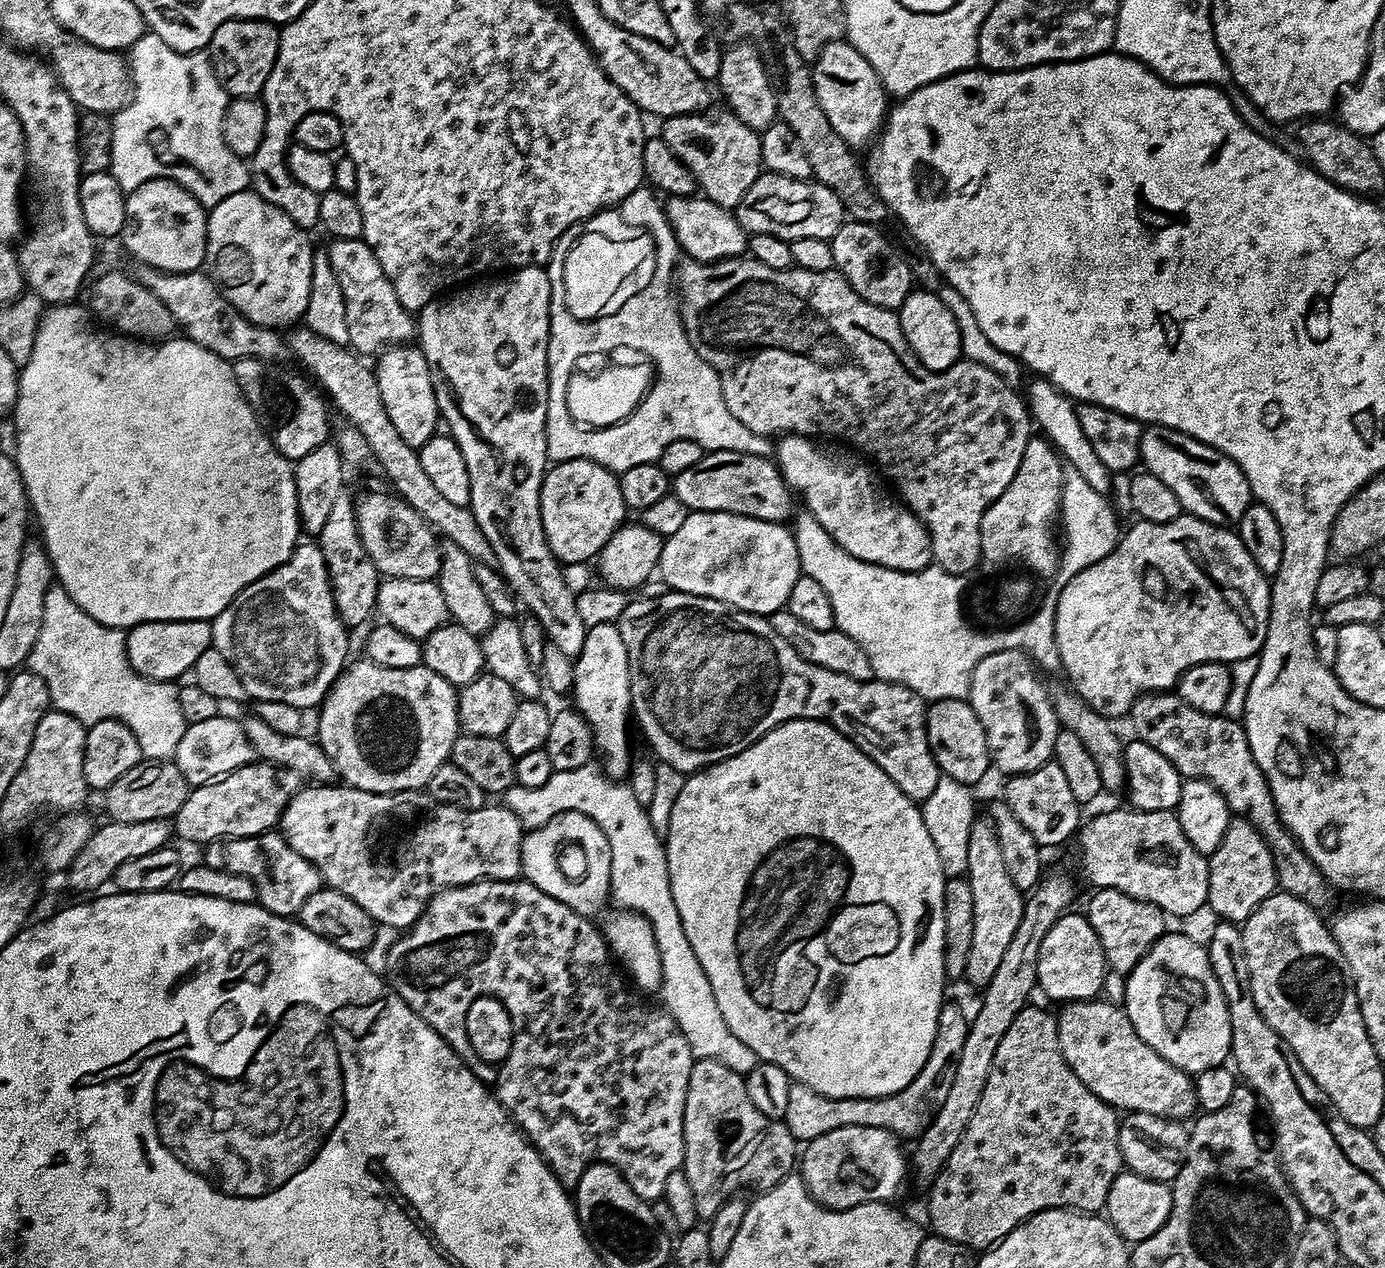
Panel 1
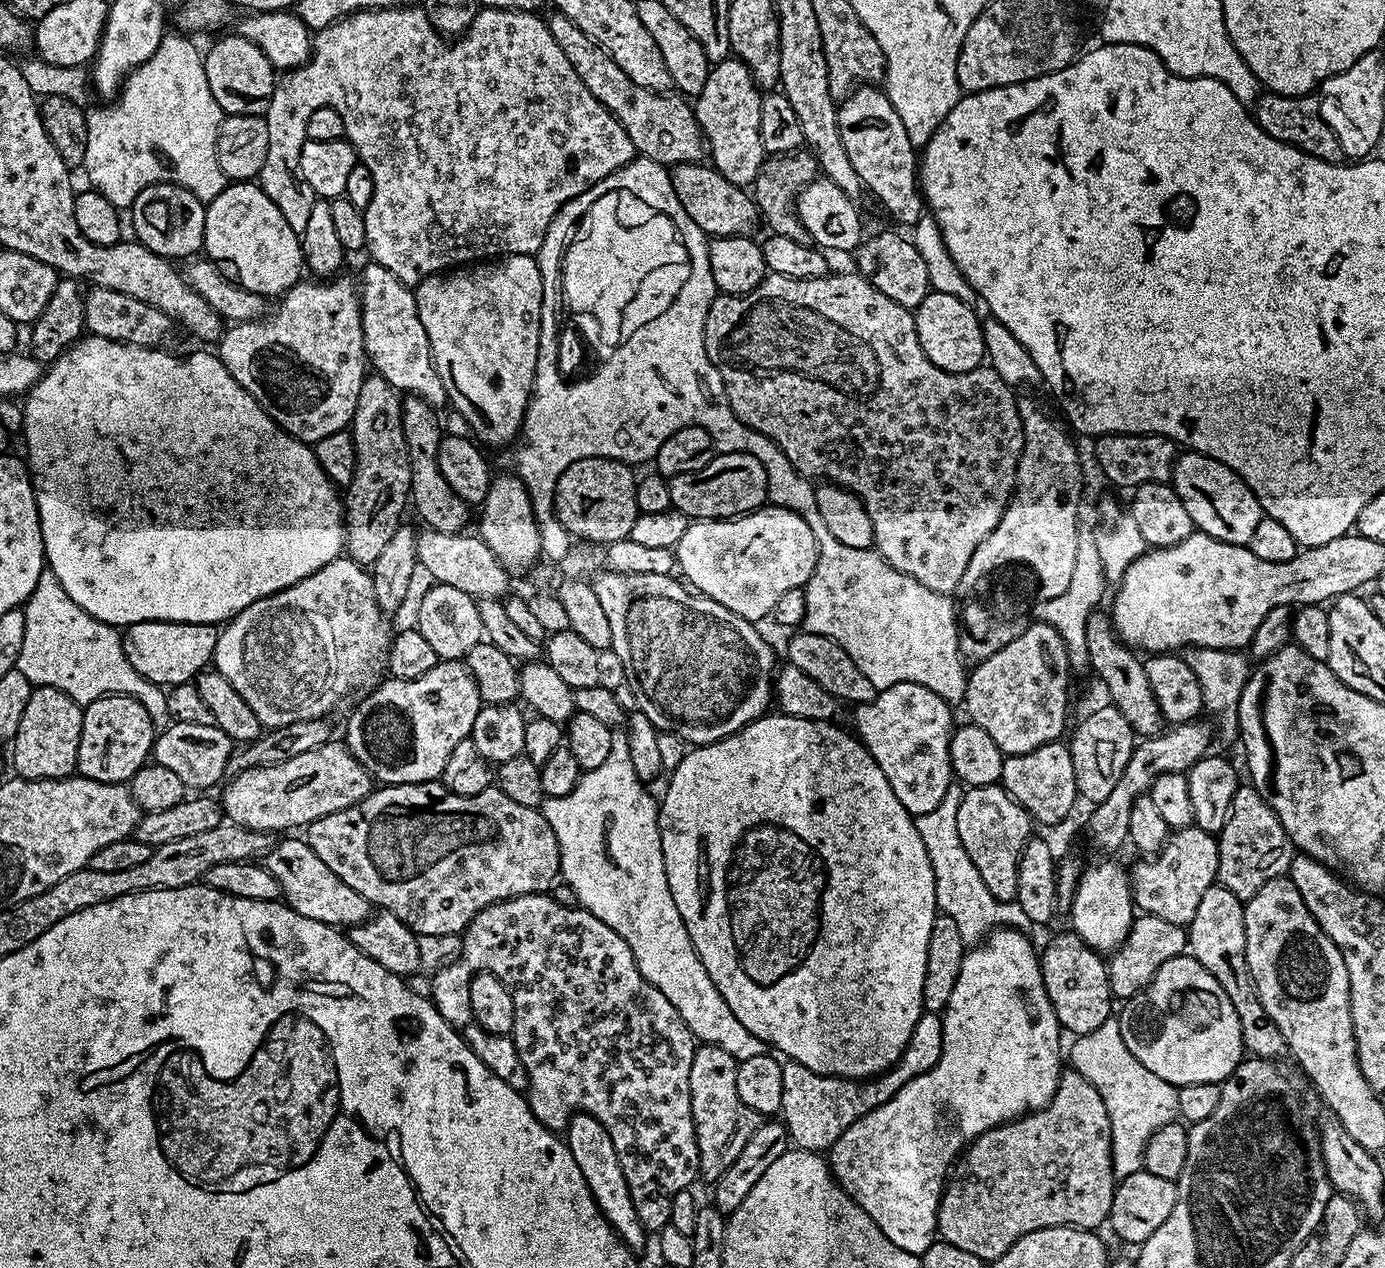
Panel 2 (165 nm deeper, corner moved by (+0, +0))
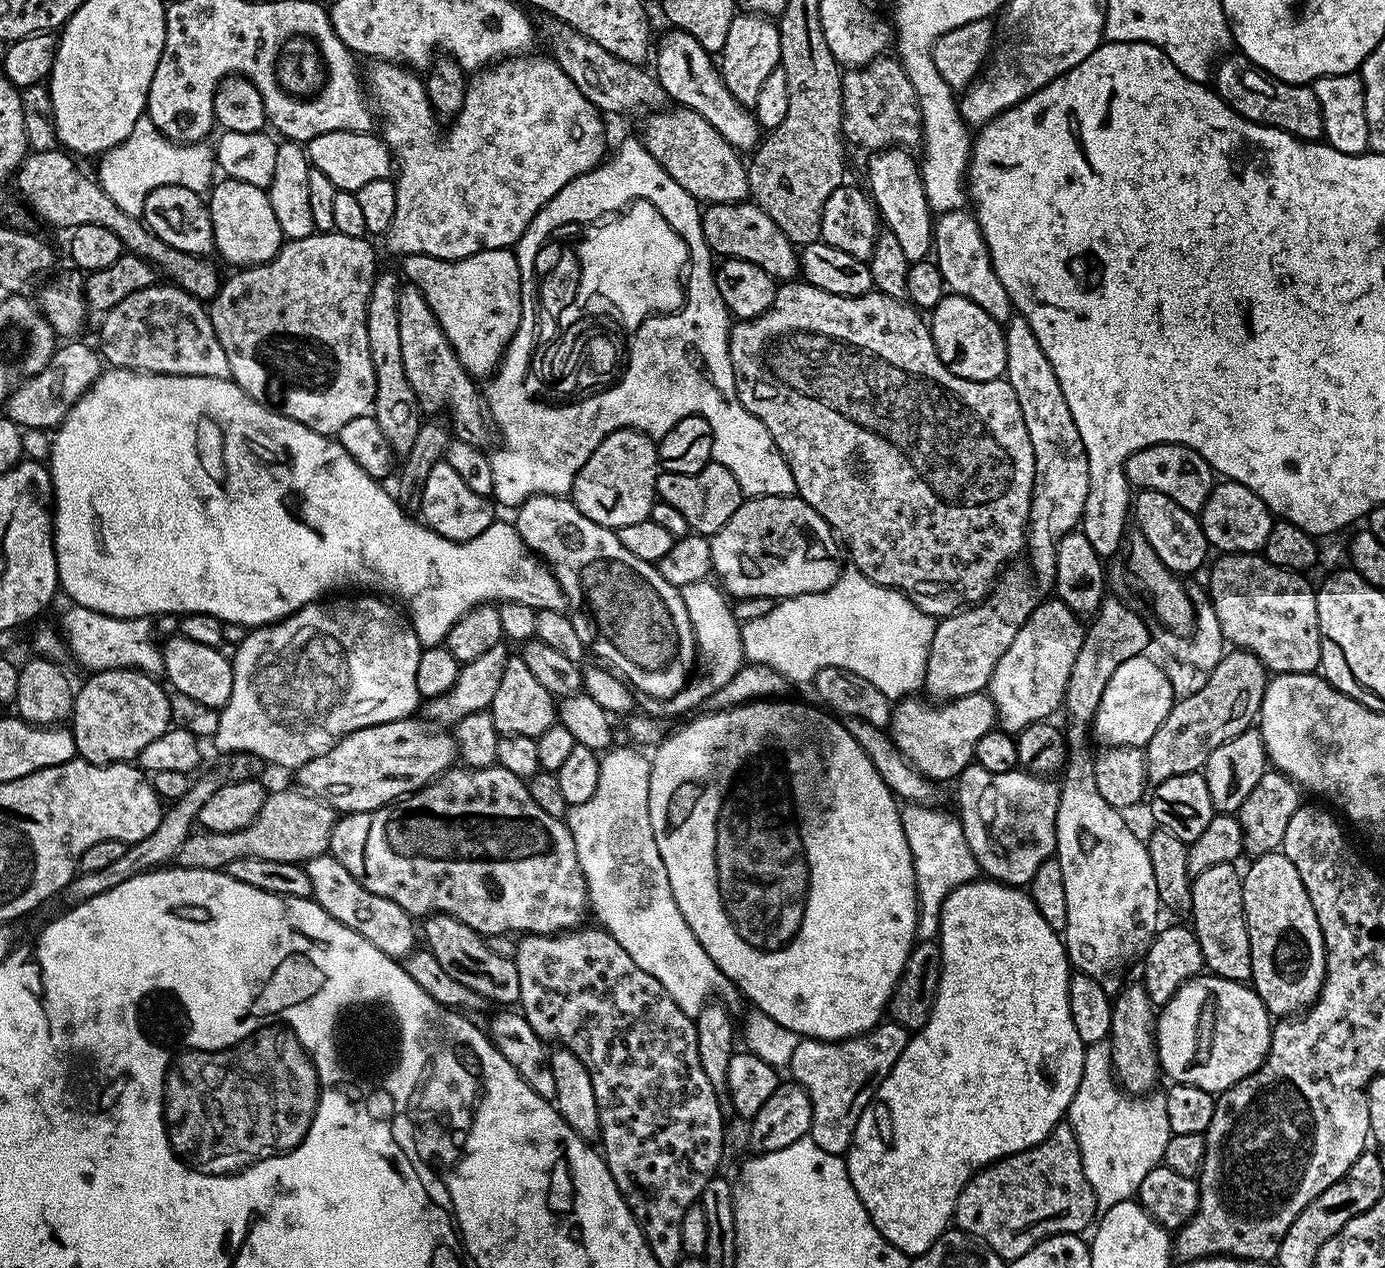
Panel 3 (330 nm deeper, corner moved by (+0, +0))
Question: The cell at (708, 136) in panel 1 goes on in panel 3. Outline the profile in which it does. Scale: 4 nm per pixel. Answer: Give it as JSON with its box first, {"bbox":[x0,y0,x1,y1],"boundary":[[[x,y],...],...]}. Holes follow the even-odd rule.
{"bbox":[718,11,780,106],"boundary":[[[737,11],[726,33],[726,46],[718,54],[718,67],[726,90],[745,106],[758,102],[758,93],[770,70],[780,67],[780,30],[775,19],[753,12]]]}

